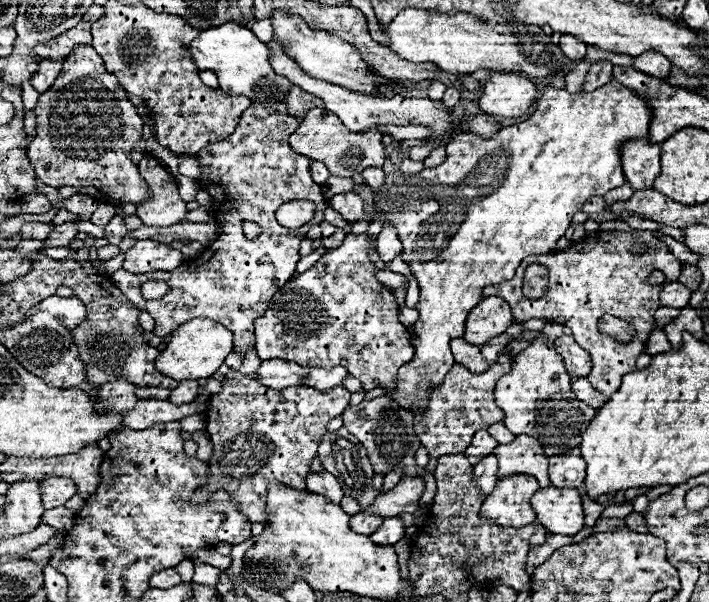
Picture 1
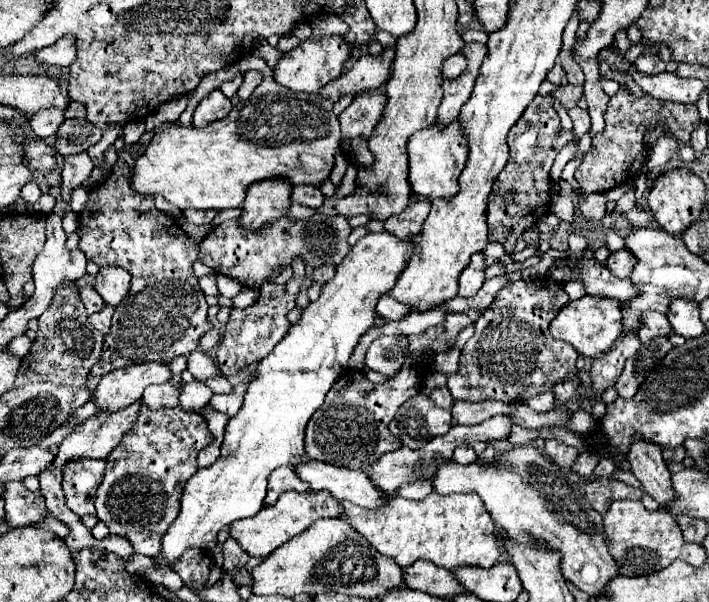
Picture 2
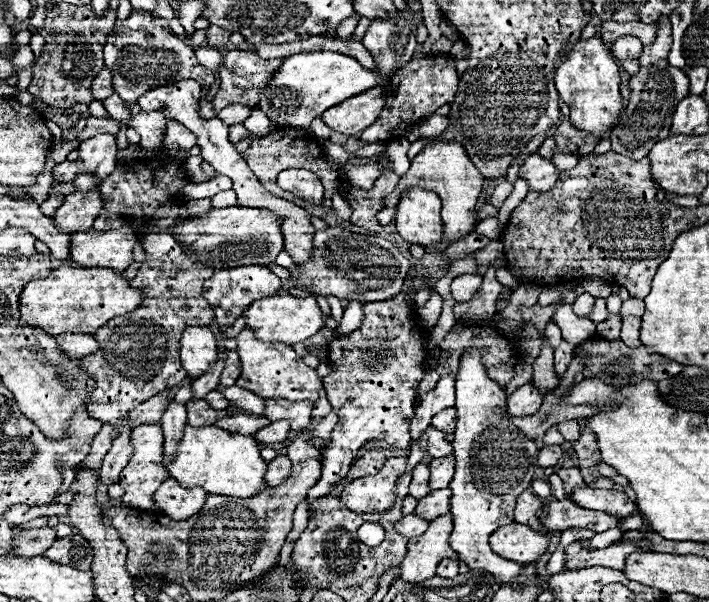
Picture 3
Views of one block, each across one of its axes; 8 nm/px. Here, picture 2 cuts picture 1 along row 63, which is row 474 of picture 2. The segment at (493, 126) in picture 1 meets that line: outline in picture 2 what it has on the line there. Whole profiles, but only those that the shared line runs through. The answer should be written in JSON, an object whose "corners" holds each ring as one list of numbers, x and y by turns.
{"corners":[[276,468,276,472,272,472,272,476,268,476,268,494,264,504,272,506,278,496,286,490,296,490,296,492,306,492,310,490,308,484,304,484,304,480,300,480,294,472,294,468]]}

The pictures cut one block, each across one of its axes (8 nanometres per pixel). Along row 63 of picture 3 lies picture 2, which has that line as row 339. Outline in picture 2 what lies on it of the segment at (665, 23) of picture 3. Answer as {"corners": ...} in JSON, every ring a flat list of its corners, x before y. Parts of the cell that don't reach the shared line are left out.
{"corners":[[648,312,648,316,644,316,644,328,640,330,638,338,642,342,650,342,660,336,670,336,670,332,672,332,672,326,664,314]]}

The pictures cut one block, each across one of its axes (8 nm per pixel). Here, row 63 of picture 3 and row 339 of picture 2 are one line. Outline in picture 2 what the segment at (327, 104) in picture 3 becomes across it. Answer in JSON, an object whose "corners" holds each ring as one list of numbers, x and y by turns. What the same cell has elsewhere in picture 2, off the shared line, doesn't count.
{"corners":[[378,232,378,234,366,234,362,236,356,246,348,252,348,256,342,260,342,264,336,268,336,276,326,282,320,298,312,302,298,324,294,324,288,330,288,336,276,344,276,348,260,360,254,380,250,382,250,388,244,396,244,406,236,416,228,420,228,426,224,430,224,442,222,442,222,454,220,458,208,466,200,468,186,484,182,492,182,508,178,518,170,524,168,532,162,536,162,550,154,558,156,564,172,568,180,556,190,550,190,548,200,548,200,550,212,550,216,546,216,534,228,526,234,520,242,520,248,516,256,516,266,498,266,478,270,472,274,472,278,466,296,466,302,462,304,456,304,428,312,414,324,404,324,398,328,390,332,388,334,380,340,376,342,370,346,370,346,362,358,344,360,336,372,326,380,324,376,320,376,302,382,294,386,294,406,268,414,248,418,244,418,234,400,238,390,232]]}

